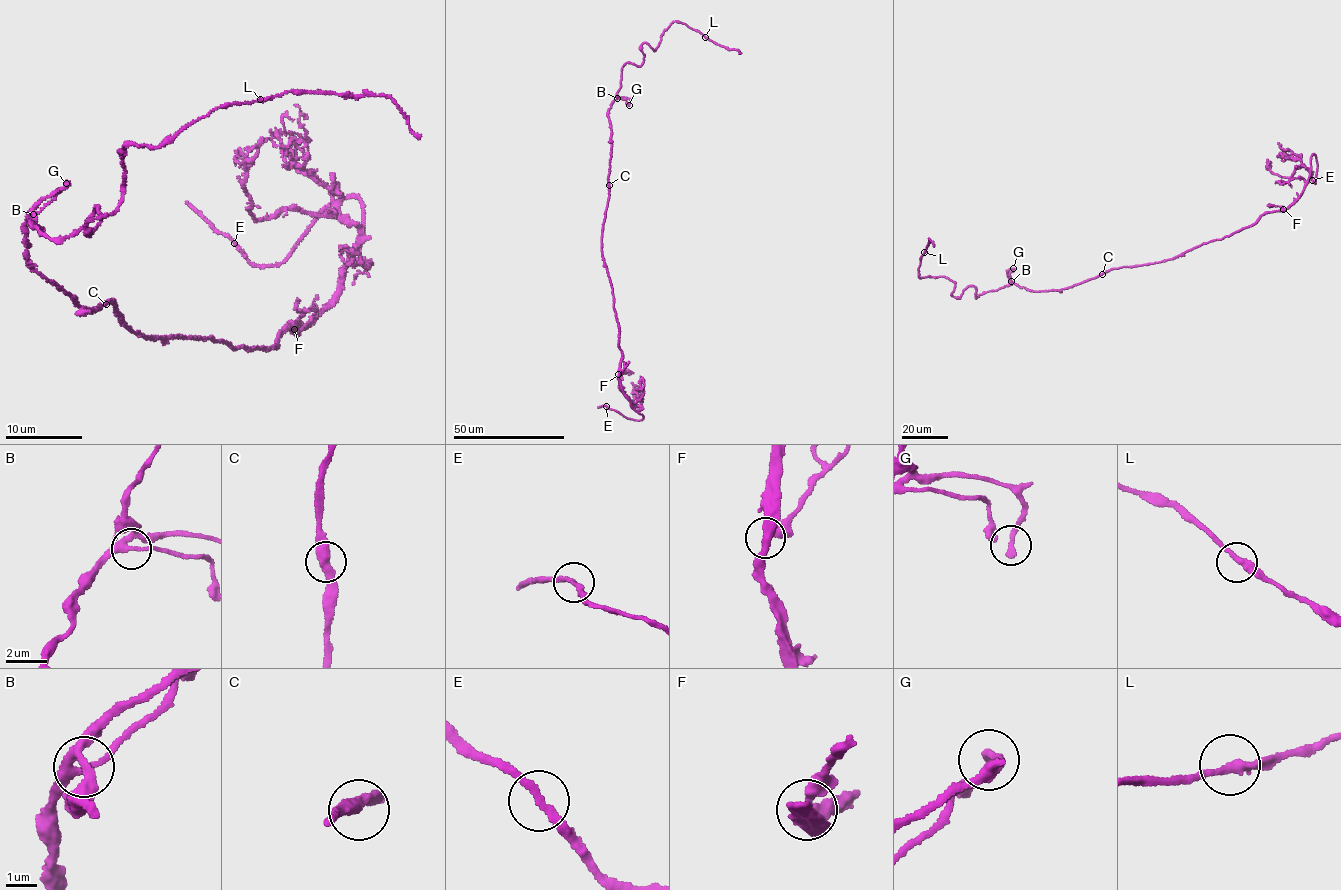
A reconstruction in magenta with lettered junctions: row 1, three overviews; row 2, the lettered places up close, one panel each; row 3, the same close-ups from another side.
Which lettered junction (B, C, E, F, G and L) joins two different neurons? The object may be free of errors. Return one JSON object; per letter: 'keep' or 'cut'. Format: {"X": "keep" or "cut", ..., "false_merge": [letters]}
{"B": "keep", "C": "keep", "E": "keep", "F": "keep", "G": "keep", "L": "keep", "false_merge": []}

